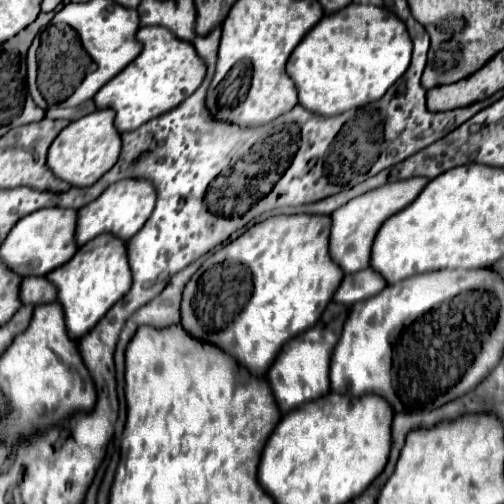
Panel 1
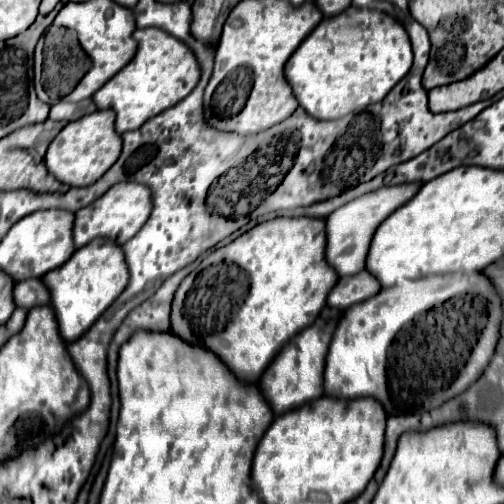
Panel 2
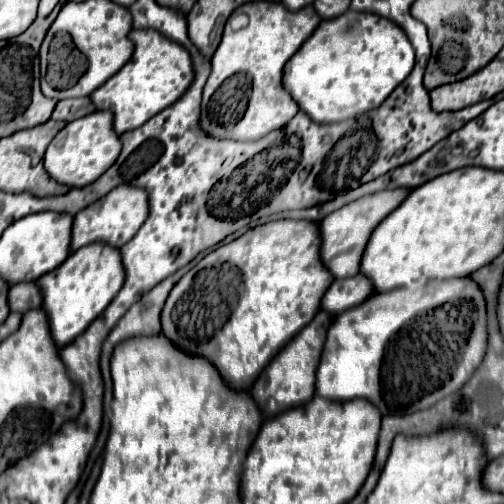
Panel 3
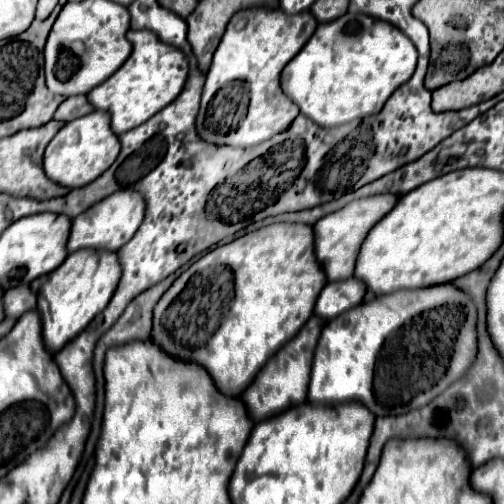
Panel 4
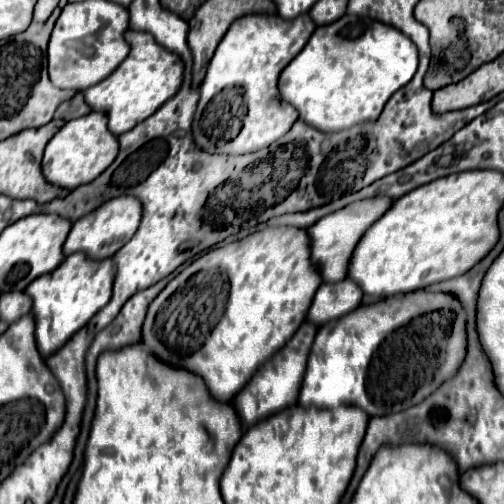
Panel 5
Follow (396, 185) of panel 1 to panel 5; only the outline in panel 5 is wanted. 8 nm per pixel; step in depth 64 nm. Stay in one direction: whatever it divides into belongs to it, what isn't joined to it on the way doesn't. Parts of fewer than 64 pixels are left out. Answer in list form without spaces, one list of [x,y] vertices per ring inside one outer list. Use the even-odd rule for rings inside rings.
[[[374,196],[368,200],[352,202],[346,208],[324,216],[312,228],[308,228],[308,234],[312,240],[312,264],[322,274],[324,282],[340,282],[346,278],[352,252],[354,252],[356,244],[360,242],[362,234],[392,206],[392,202],[394,200],[388,196]]]

